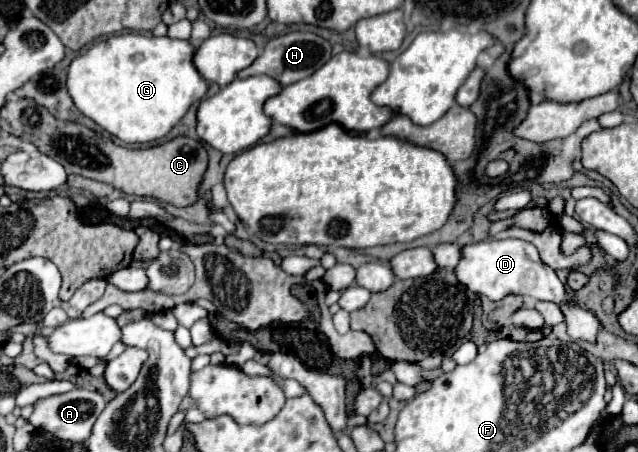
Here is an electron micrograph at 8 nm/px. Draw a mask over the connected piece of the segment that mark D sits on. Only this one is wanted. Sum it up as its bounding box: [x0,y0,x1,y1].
[456,238,600,342]

